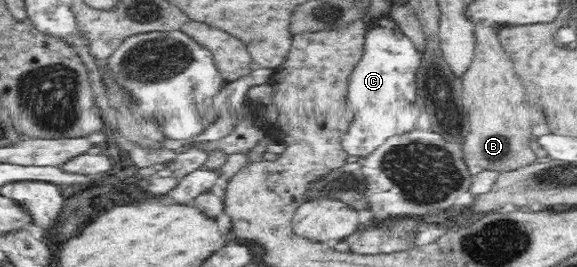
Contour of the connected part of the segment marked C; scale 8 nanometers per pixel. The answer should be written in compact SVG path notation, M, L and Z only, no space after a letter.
M391 17L376 20L377 28L367 28L363 54L349 78L347 106L357 106L354 118L345 133L340 134L340 149L352 156L363 158L393 135L415 128L422 113L415 107L417 86L415 77L420 65L420 55L414 43Z

